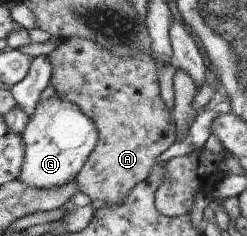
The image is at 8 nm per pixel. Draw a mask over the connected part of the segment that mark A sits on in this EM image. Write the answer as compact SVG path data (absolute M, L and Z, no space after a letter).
M67 37L47 55L51 62L51 78L48 84L55 89L54 96L59 100L73 102L79 111L95 126L98 138L95 147L87 156L74 184L77 191L89 197L94 212L104 207L121 205L127 194L142 182L151 172L156 171L152 164L168 146L175 142L175 124L160 98L158 88L159 66L147 53L136 53L129 58L121 58L100 48L93 40L80 37Z

